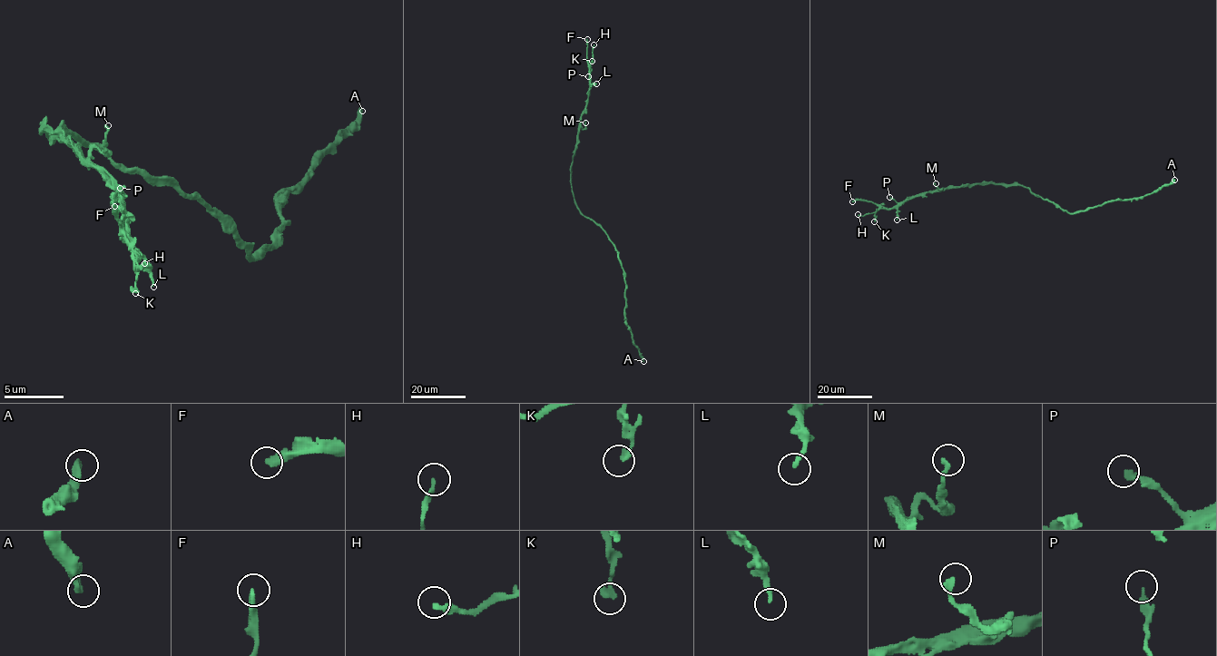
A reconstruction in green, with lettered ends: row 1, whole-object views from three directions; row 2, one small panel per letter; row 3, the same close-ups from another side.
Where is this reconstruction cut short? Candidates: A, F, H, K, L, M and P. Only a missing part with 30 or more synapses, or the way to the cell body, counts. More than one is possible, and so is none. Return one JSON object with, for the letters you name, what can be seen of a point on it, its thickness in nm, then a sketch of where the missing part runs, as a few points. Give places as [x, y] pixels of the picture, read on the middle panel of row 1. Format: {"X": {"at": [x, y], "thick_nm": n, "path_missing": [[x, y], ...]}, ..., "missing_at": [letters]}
{"F": {"at": [587, 39], "thick_nm": 320, "path_missing": [[587, 39], [597, 20], [599, 7]]}, "L": {"at": [596, 83], "thick_nm": 180}, "missing_at": ["F", "L"]}

